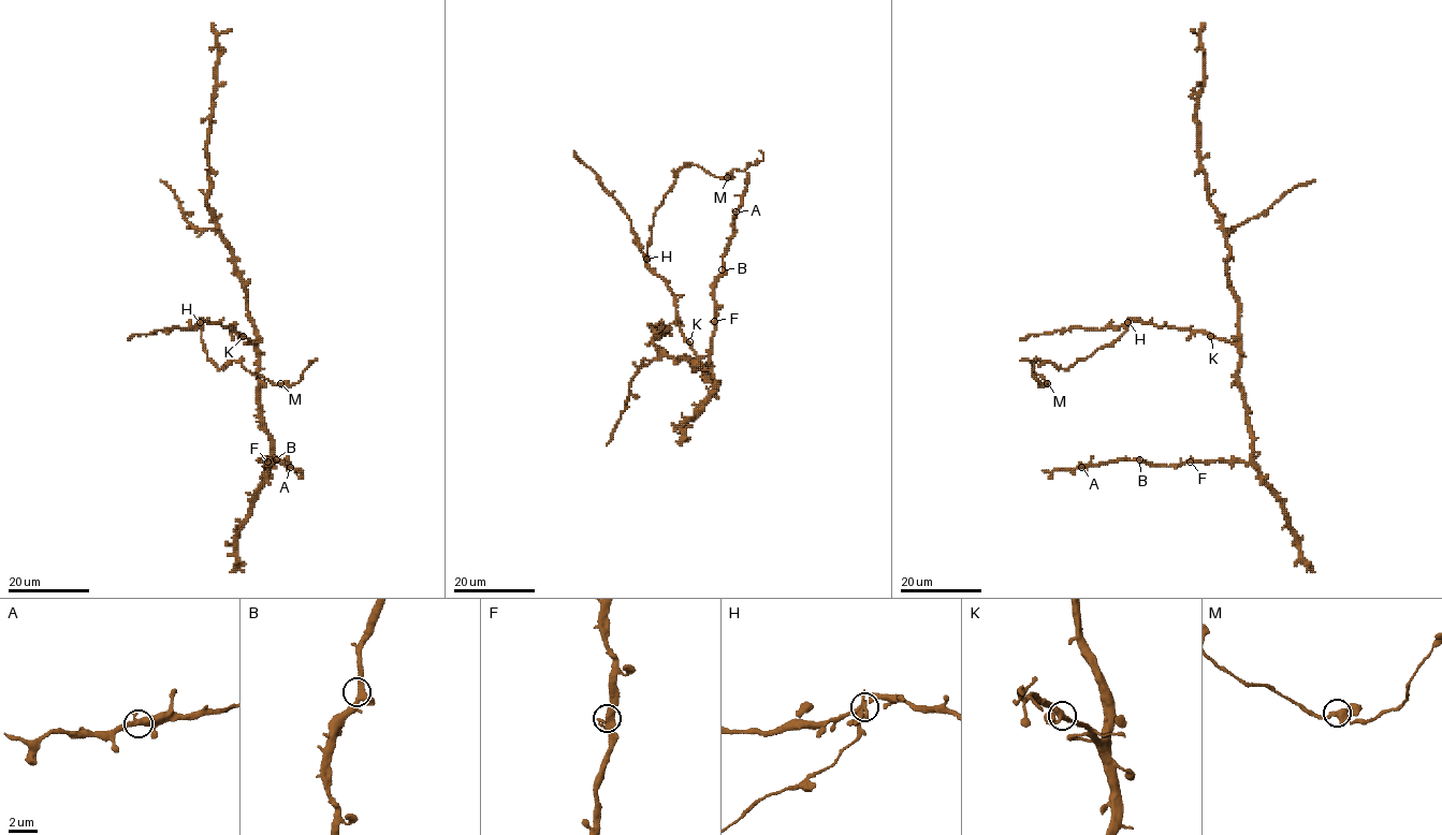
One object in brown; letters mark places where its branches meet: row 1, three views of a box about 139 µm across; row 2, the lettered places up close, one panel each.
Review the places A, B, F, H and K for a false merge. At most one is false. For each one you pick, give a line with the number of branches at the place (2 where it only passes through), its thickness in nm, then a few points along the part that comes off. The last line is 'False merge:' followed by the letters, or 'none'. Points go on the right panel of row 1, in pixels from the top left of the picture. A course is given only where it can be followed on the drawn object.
H: 3 | 360 nm | (1129, 322), (1117, 339), (1067, 369), (1049, 361), (1032, 363), (1047, 384), (1038, 385), (1033, 363), (1020, 361)
False merge: H

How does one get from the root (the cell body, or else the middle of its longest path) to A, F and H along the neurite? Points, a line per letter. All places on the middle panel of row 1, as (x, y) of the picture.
A: (697, 354), (699, 366), (716, 383), (710, 362), (714, 280), (722, 272), (722, 255), (733, 234), (736, 211)
F: (697, 354), (699, 366), (716, 383), (710, 362), (714, 321)
H: (697, 354), (679, 328), (673, 292), (646, 259)

